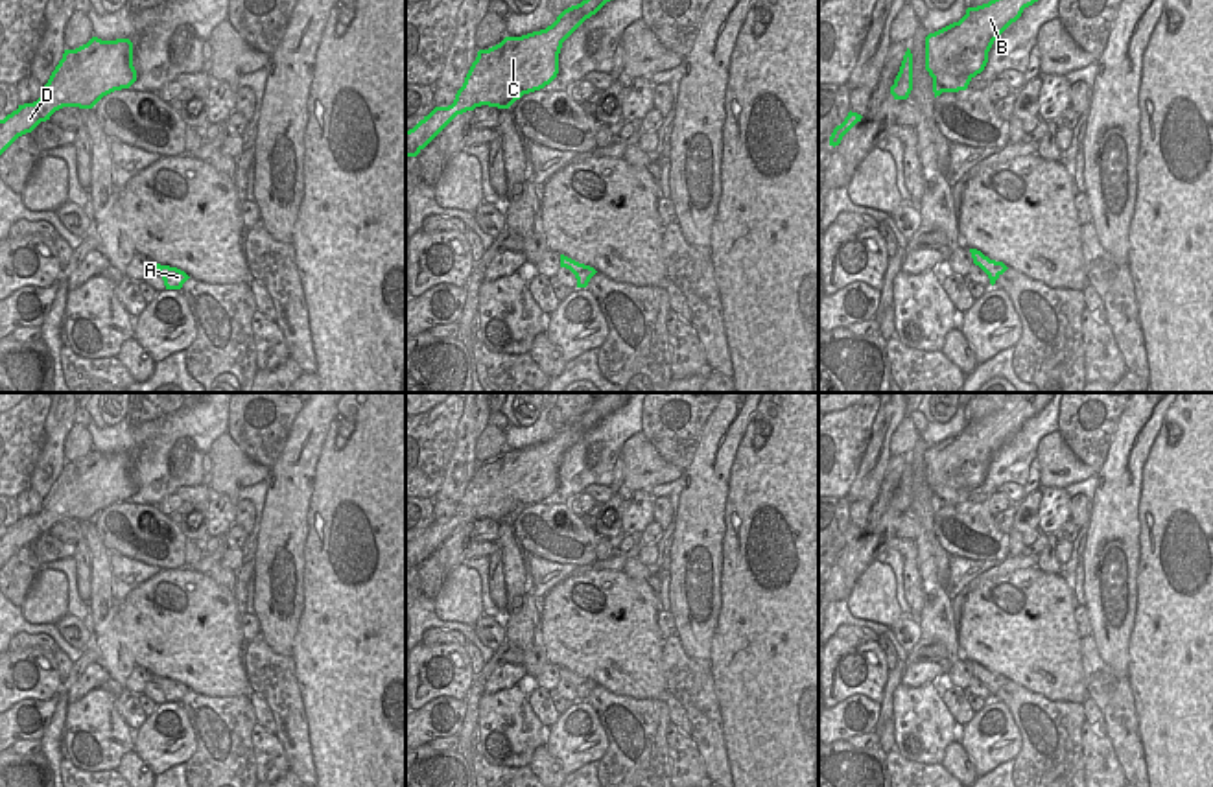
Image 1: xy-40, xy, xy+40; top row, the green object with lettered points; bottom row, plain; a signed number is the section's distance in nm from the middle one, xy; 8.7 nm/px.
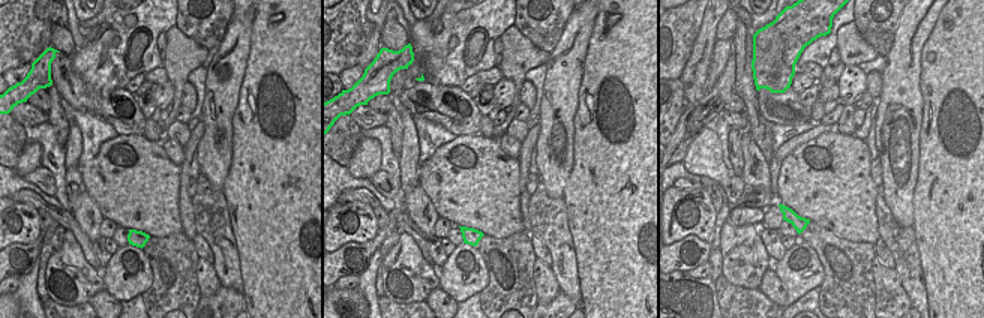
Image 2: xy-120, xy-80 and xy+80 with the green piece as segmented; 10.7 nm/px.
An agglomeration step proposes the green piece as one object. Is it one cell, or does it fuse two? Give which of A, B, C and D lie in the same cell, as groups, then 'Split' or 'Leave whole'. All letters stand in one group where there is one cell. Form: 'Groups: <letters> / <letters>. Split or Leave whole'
Groups: A / B C D. Split.

